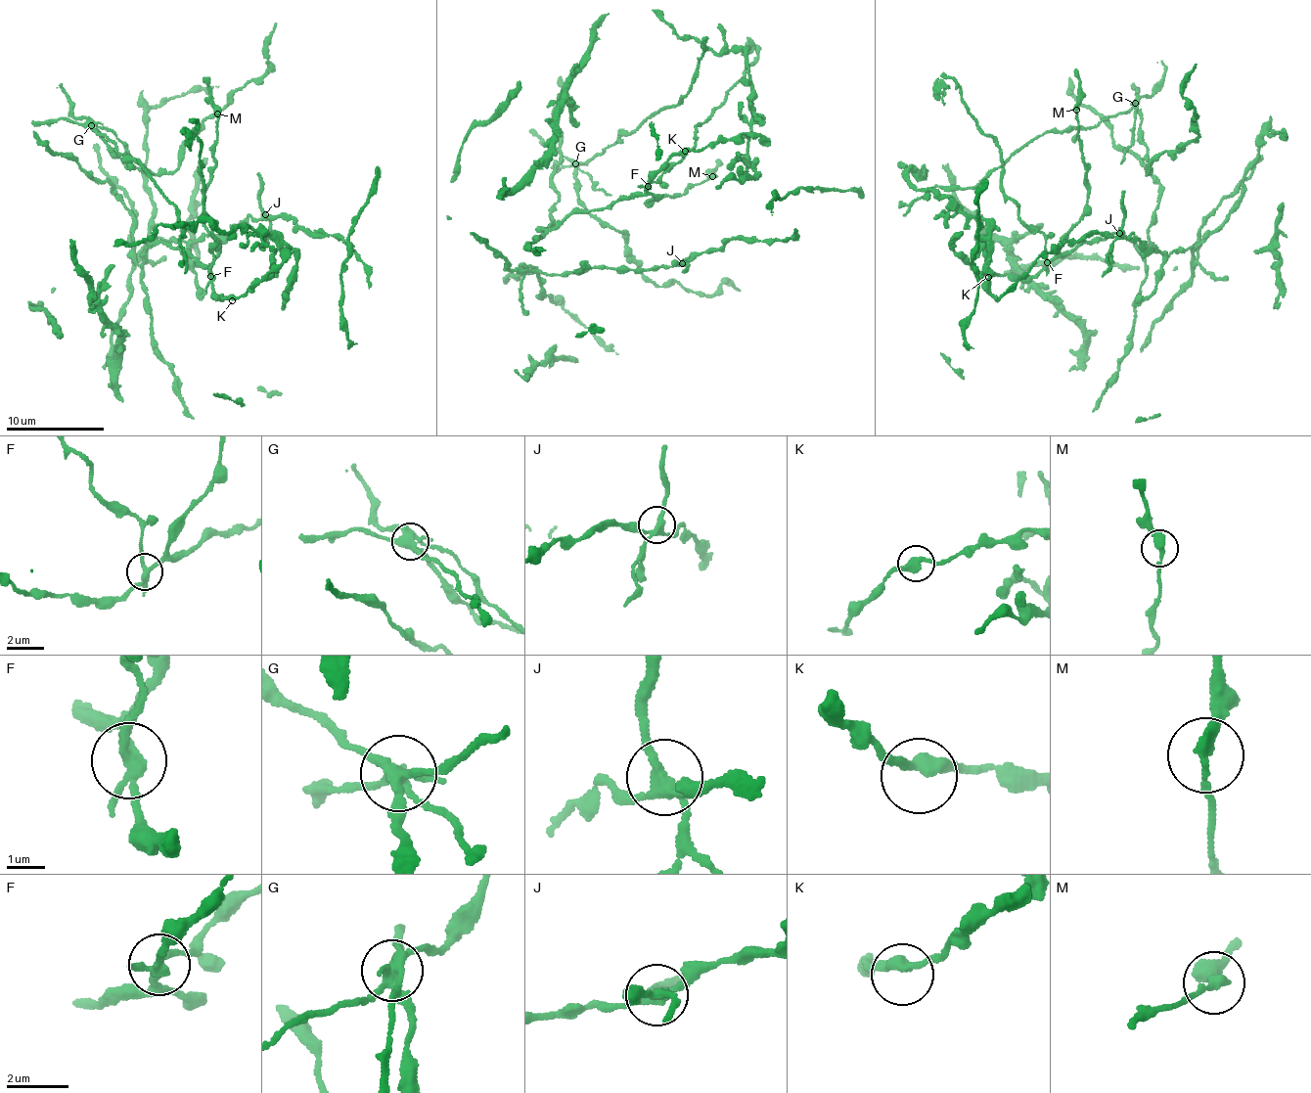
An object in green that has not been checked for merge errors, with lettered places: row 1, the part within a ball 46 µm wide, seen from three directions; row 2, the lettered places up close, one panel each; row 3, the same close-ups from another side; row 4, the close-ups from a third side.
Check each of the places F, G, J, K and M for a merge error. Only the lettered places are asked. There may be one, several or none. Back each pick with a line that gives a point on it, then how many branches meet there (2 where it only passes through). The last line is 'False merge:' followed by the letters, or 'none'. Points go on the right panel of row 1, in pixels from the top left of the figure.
F: (1047, 262) | 4
G: (1135, 103) | 6
M: (1076, 110) | 2
False merge: F, G, M

